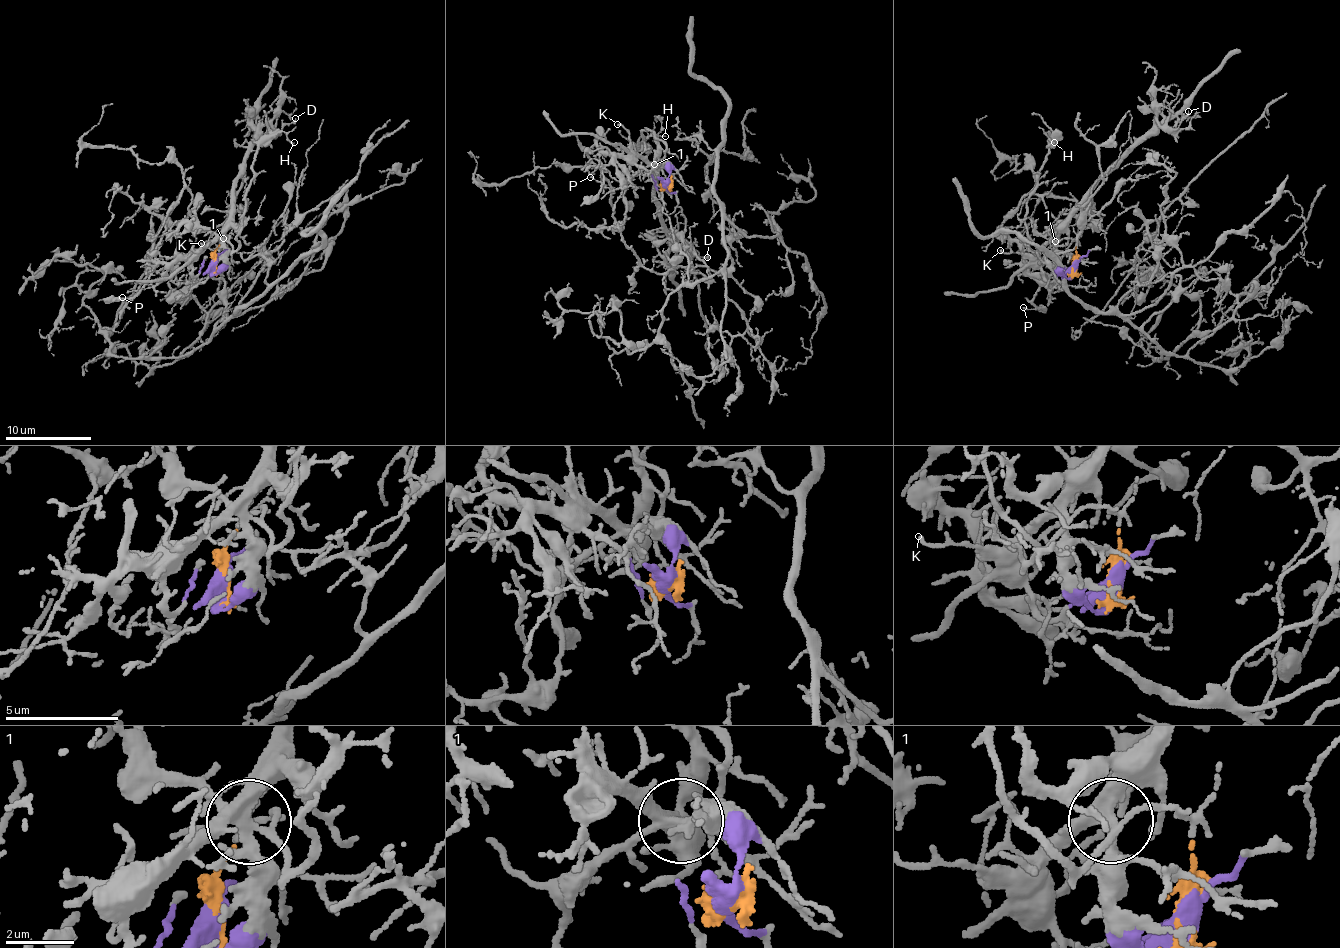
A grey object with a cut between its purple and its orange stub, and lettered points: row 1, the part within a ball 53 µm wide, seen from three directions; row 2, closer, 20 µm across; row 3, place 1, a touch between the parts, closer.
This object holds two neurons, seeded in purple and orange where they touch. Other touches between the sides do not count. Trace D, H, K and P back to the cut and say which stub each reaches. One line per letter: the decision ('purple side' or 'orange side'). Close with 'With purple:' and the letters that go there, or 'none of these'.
D: purple side
H: orange side
K: purple side
P: orange side
With purple: D, K

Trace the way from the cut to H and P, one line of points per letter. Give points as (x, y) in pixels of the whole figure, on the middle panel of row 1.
H: (668, 185), (661, 185), (665, 145), (648, 129), (640, 130), (637, 145), (665, 136)
P: (668, 185), (667, 180), (661, 185), (660, 164), (630, 177), (625, 216), (617, 222), (610, 182), (590, 176)

